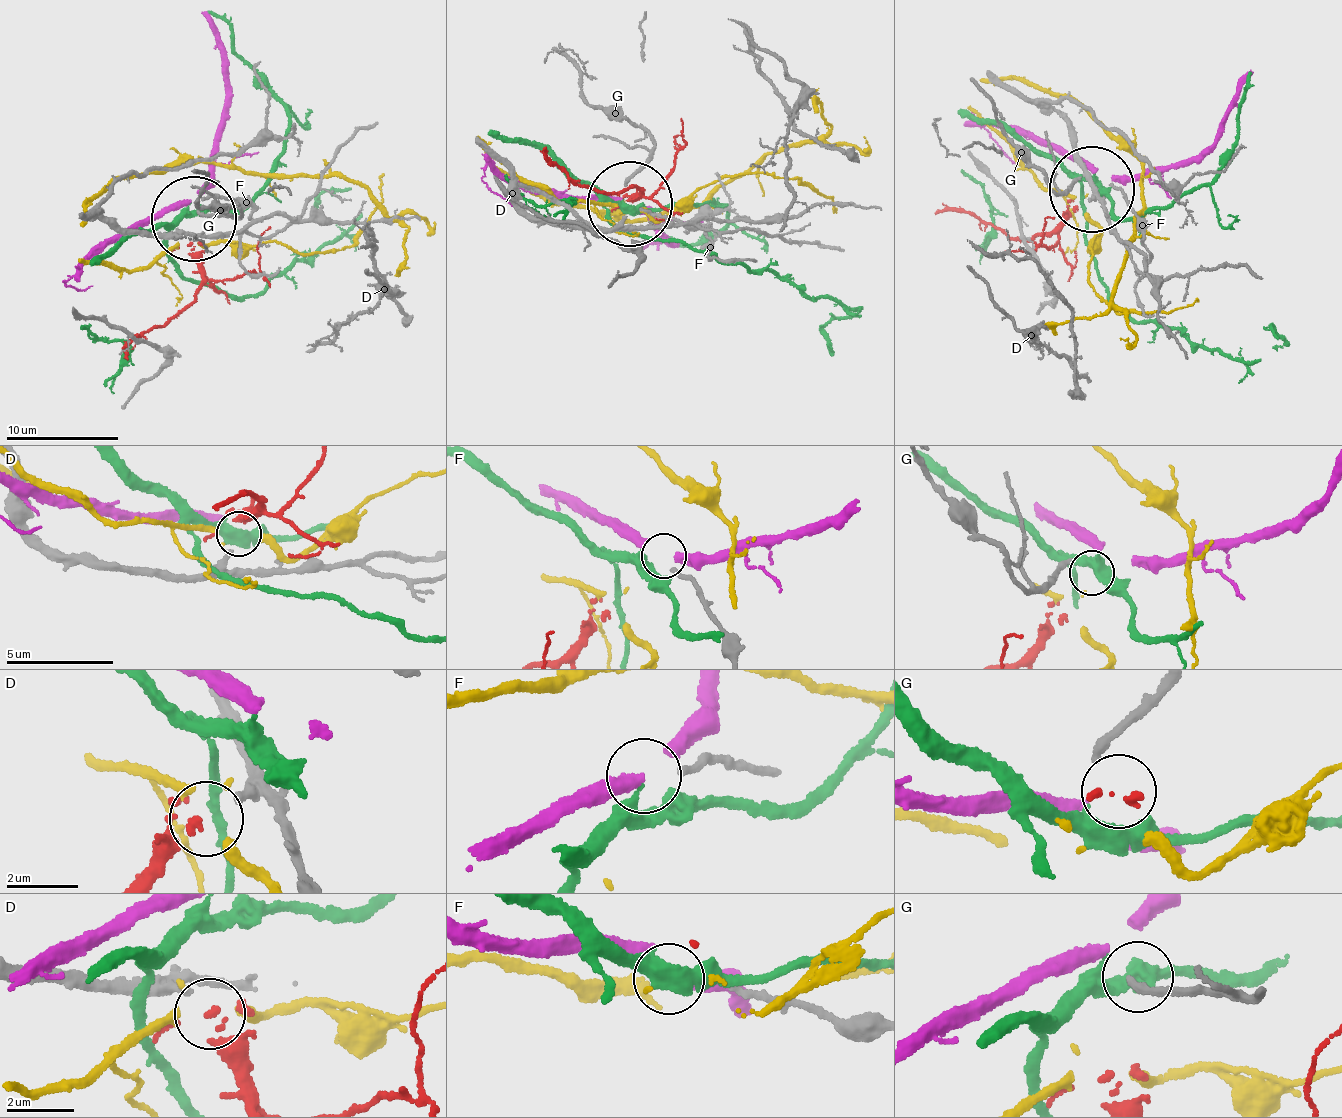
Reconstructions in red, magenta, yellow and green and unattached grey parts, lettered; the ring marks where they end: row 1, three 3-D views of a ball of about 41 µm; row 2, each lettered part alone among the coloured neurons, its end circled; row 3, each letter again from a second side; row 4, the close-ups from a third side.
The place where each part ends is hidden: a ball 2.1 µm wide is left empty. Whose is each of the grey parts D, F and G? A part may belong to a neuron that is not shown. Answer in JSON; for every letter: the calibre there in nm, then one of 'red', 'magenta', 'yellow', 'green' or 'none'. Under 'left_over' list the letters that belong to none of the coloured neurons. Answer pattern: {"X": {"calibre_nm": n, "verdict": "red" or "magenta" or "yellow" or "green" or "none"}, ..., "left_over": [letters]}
{"D": {"calibre_nm": 240, "verdict": "red"}, "F": {"calibre_nm": 200, "verdict": "none"}, "G": {"calibre_nm": 260, "verdict": "green"}, "left_over": ["F"]}

